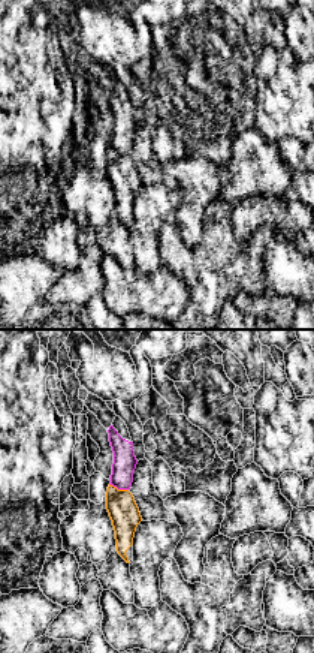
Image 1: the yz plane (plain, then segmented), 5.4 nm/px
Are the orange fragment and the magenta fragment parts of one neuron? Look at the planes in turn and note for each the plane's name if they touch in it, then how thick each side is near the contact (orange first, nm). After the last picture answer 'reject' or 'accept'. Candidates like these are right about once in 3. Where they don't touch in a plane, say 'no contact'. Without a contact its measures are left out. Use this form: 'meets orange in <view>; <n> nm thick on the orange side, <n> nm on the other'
meets orange in yz; 160 nm thick on the orange side, 130 nm on the other

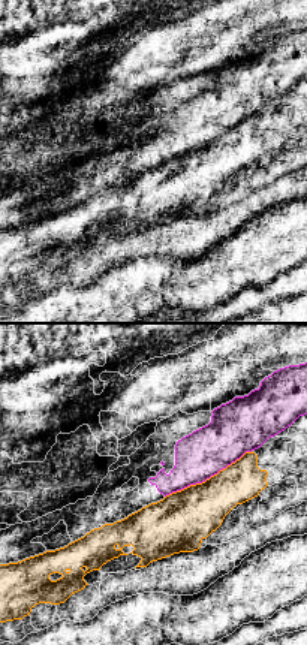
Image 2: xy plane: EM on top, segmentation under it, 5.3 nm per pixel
meets orange in xy; 300 nm thick on the orange side, 260 nm on the other

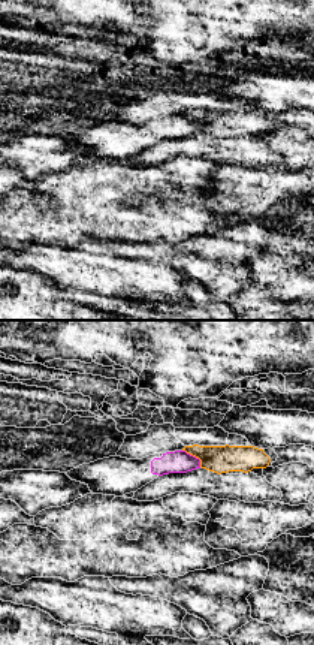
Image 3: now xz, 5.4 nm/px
meets orange in xz; 140 nm thick on the orange side, 120 nm on the other

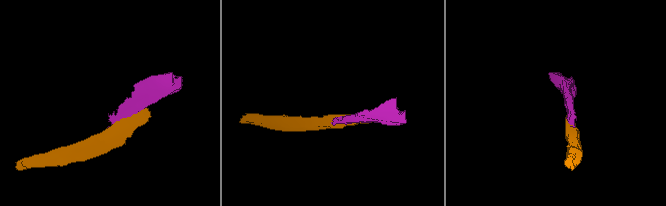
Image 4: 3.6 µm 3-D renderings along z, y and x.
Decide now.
reject

